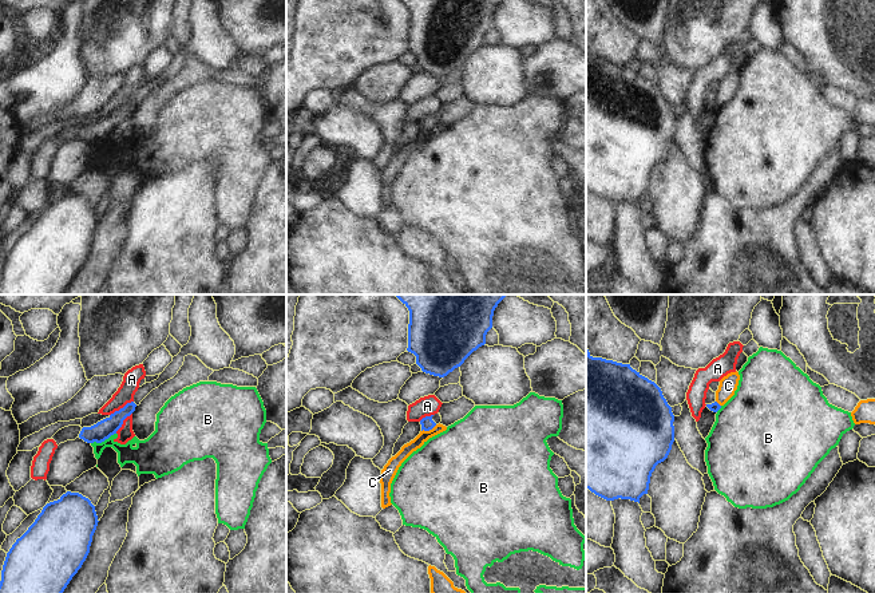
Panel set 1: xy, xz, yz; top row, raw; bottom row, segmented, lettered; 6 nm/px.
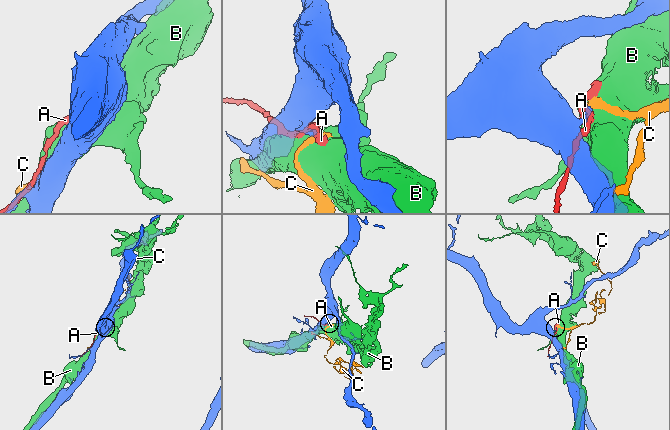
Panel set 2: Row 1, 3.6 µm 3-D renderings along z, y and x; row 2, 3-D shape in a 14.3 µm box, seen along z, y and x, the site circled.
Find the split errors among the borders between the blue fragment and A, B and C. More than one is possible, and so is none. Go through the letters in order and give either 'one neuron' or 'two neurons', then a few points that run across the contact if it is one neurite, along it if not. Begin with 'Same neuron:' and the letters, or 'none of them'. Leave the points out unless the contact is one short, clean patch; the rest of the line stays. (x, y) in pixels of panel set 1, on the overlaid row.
Same neuron: none of them
A: two neurons; line xy (133, 400), (110, 415)
B: two neurons
C: two neurons; line xz (436, 425), (422, 431)

